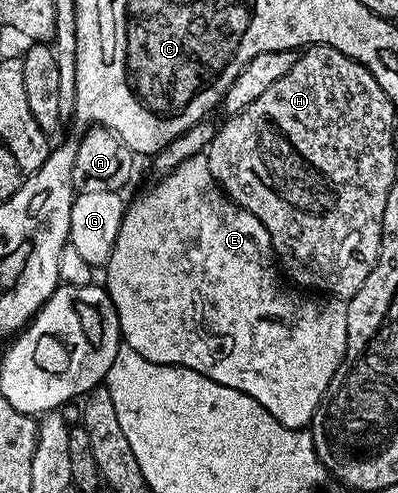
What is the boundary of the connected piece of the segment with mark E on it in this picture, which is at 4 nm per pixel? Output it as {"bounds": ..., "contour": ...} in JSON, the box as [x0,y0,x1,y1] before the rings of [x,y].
{"bounds":[103,156,346,429],"contour":[[[208,156],[187,159],[179,163],[179,167],[175,167],[171,173],[164,174],[158,181],[161,182],[151,186],[142,197],[135,198],[126,208],[125,218],[119,227],[119,235],[115,239],[115,247],[111,251],[111,259],[103,269],[105,273],[103,284],[109,291],[111,303],[115,303],[124,344],[130,349],[139,351],[139,355],[143,355],[143,359],[151,363],[182,365],[185,369],[195,371],[215,383],[223,383],[223,387],[231,387],[235,391],[243,391],[251,395],[251,399],[258,401],[268,413],[275,415],[275,419],[279,419],[279,423],[283,423],[288,429],[306,428],[312,422],[317,408],[321,406],[321,400],[325,398],[327,387],[345,354],[346,302],[328,295],[306,295],[286,284],[279,272],[279,262],[273,251],[271,235],[267,235],[267,227],[263,227],[263,223],[259,223],[259,219],[251,215],[251,211],[247,211],[242,205],[236,205],[217,184],[211,175]]]}

